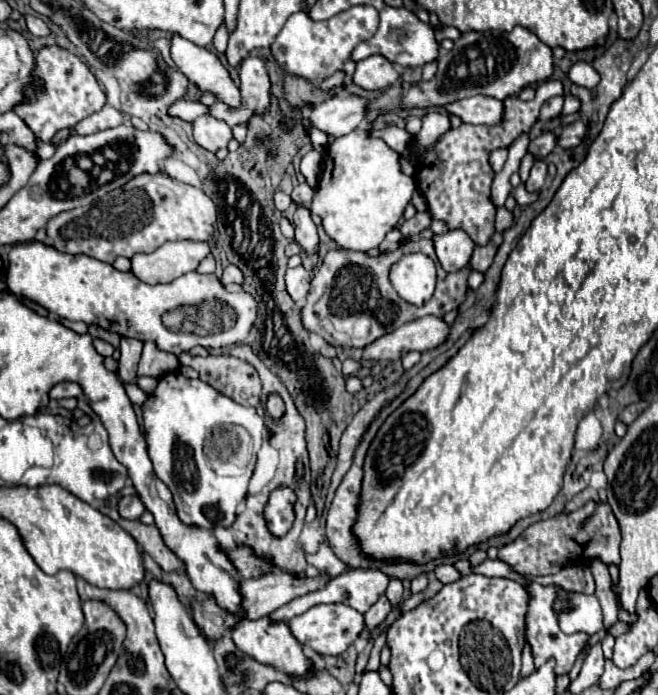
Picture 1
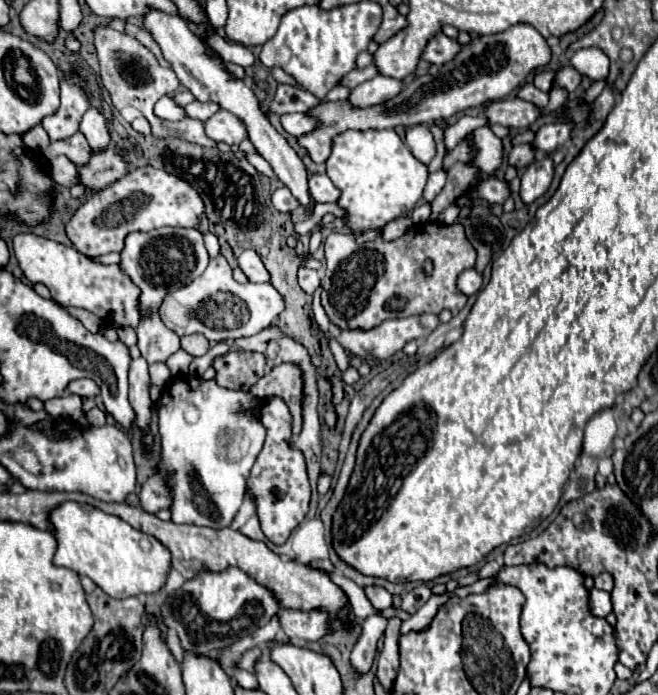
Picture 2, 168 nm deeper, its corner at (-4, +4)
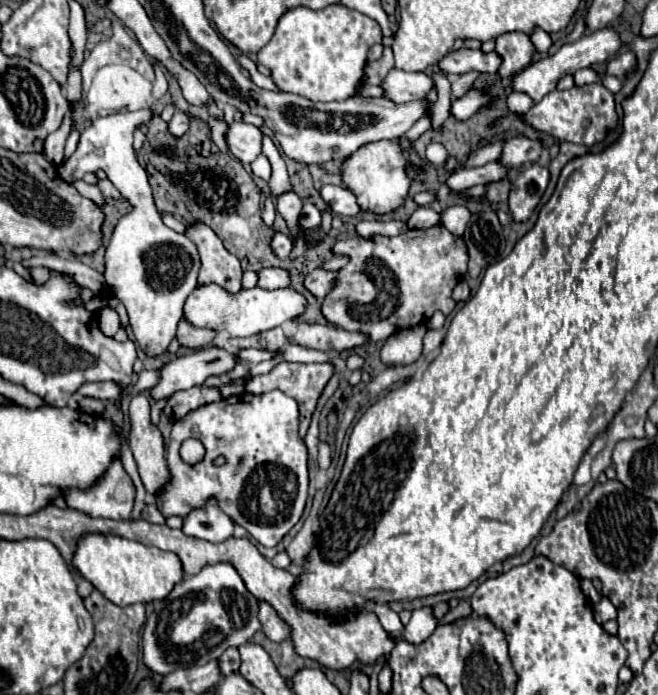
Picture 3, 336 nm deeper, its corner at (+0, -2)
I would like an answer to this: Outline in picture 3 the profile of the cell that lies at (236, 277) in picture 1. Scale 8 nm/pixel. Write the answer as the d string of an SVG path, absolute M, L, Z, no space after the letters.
M261 268L257 270L257 286L265 290L275 290L275 288L287 288L289 286L289 274L281 268Z

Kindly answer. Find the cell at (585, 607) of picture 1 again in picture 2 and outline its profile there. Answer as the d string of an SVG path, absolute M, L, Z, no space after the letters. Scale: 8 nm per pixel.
M591 590L591 610L593 610L593 616L599 616L599 618L605 618L613 606L611 606L611 594L605 592L605 590Z

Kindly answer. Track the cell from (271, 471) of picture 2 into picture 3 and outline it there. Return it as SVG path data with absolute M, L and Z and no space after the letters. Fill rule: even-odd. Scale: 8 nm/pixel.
M267 392L261 396L253 394L241 394L241 396L229 396L221 402L205 404L197 410L191 410L183 420L173 424L171 430L171 442L167 448L167 468L169 468L169 484L161 488L161 492L155 494L155 504L161 508L161 514L165 518L169 516L187 516L193 508L199 508L205 504L209 496L215 496L219 500L219 506L225 514L231 516L233 522L241 524L259 544L263 546L277 546L303 514L305 500L307 500L307 448L303 440L299 438L299 410L297 402L279 392ZM195 438L205 446L205 456L197 464L183 462L179 448L185 440ZM225 456L225 466L213 466L213 458ZM269 484L269 492L261 492Z

